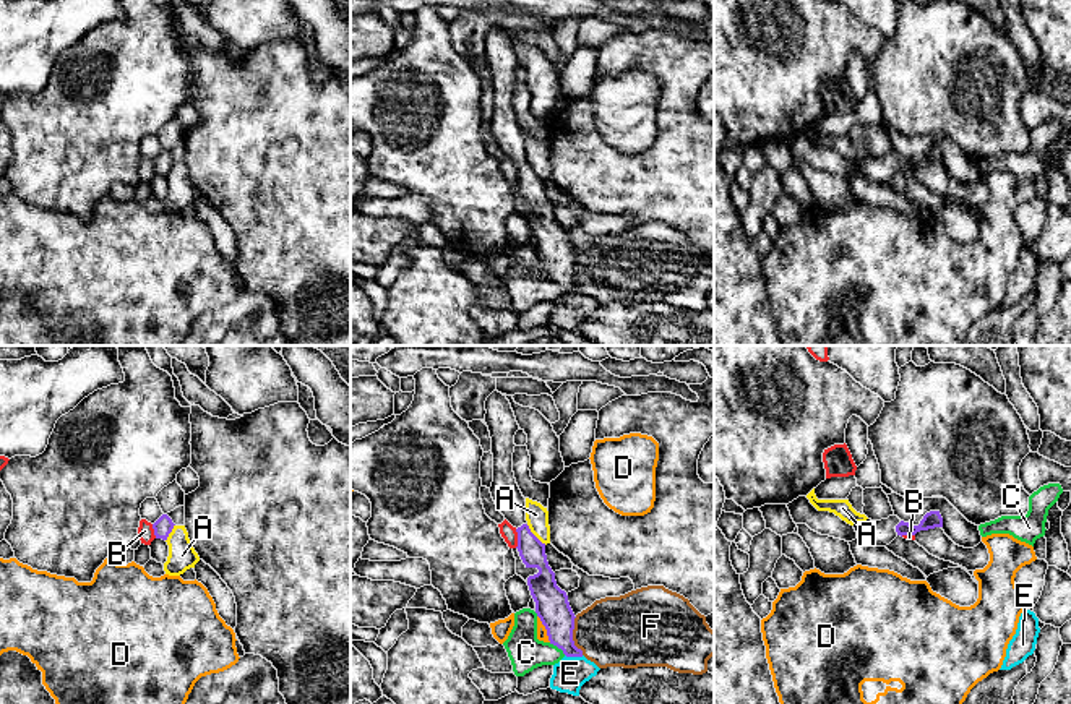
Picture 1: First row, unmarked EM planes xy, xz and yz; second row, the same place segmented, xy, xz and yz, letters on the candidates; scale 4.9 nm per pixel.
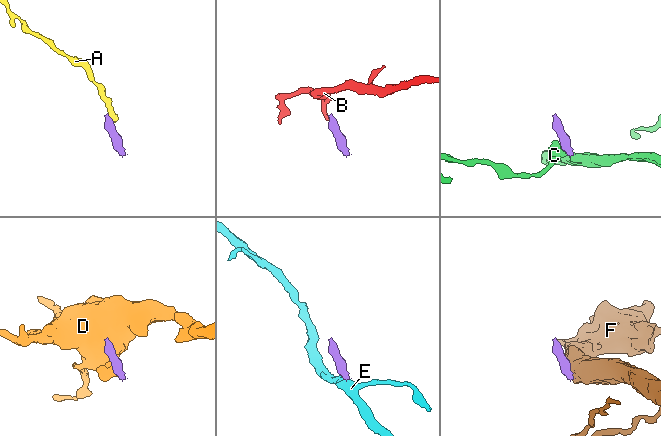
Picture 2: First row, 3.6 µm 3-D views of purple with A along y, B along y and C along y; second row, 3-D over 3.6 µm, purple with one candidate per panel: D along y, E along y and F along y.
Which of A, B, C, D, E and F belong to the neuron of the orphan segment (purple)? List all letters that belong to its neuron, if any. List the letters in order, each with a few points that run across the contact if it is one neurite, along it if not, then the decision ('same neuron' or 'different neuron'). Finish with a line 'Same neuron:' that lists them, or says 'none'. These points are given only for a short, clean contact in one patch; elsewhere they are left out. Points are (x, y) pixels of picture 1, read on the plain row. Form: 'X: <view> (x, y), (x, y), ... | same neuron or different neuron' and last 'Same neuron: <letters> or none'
A: xz (526, 161), (546, 180) | different neuron
B: xz (515, 166), (516, 184) | different neuron
C: xz (549, 279), (565, 291) | different neuron
D: xz (537, 252), (550, 278) | different neuron
E: xz (565, 291), (583, 292) | different neuron
F: xz (575, 253), (573, 279), (583, 291) | different neuron
Same neuron: none

